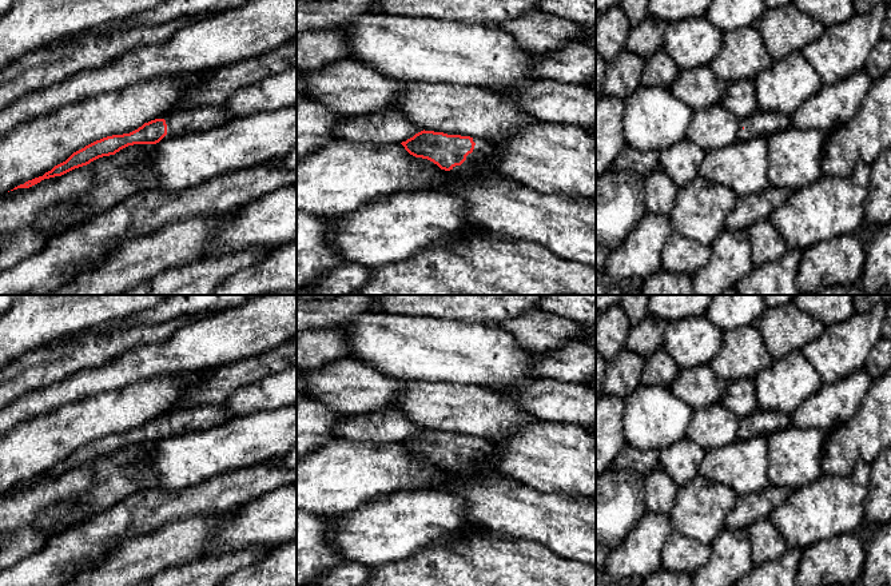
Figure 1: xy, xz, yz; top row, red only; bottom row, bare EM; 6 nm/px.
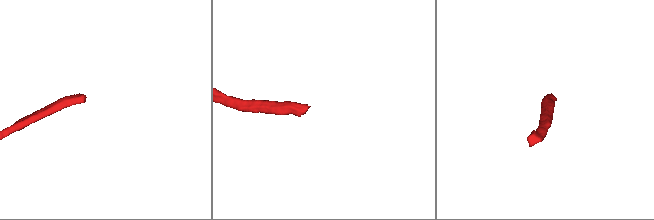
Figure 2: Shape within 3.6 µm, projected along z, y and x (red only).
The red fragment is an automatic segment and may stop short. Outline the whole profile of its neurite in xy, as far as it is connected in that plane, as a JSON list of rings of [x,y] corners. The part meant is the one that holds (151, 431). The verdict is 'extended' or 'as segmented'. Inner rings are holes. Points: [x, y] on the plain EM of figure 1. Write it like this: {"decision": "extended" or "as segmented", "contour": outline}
{"decision": "extended", "contour": [[[223,403],[174,408],[166,418],[155,418],[144,422],[142,426],[130,432],[112,434],[96,439],[73,451],[65,461],[55,465],[43,475],[28,479],[13,489],[29,487],[44,478],[61,475],[75,467],[87,465],[99,457],[115,454],[128,445],[156,443],[168,431],[176,435],[183,431],[202,431],[222,424],[230,419],[232,419],[232,415],[224,410]]]}

